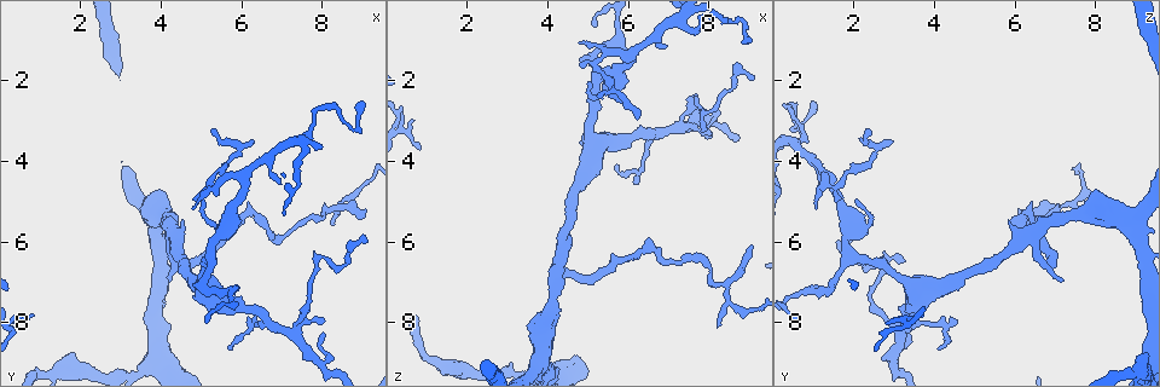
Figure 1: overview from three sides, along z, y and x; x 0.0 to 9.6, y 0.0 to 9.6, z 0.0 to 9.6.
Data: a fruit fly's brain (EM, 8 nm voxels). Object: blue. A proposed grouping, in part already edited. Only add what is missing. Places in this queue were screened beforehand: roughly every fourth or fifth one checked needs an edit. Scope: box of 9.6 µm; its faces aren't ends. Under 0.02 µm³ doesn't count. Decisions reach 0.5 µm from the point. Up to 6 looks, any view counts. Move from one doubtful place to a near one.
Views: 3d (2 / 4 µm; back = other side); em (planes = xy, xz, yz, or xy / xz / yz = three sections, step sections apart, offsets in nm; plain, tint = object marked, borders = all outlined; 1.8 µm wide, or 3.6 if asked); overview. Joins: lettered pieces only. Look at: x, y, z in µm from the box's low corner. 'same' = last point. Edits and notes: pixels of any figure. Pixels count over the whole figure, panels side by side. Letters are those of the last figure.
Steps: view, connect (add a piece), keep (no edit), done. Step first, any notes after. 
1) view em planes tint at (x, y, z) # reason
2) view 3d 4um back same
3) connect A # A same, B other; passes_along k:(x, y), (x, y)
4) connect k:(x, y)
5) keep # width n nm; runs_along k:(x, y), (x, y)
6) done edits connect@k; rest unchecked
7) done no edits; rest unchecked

view 3d 4um at (5.65, 8.60, 4.10) # an open end

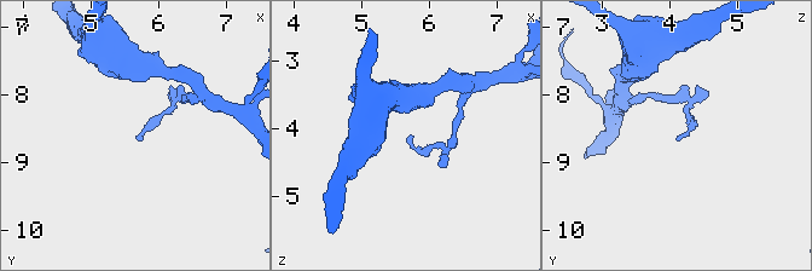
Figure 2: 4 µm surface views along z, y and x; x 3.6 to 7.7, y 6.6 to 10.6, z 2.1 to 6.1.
view em planes plain at (5.65, 8.65, 4.10)

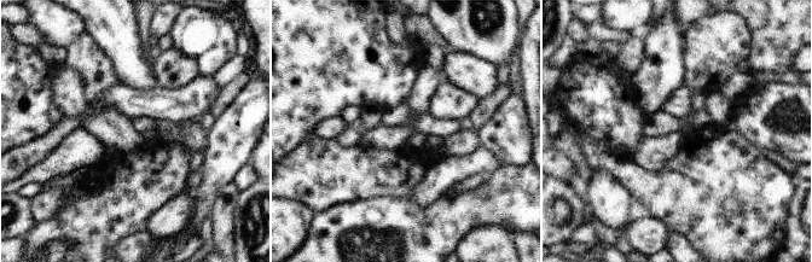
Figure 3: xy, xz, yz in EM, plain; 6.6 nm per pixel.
view em planes borders same # see the neighbours

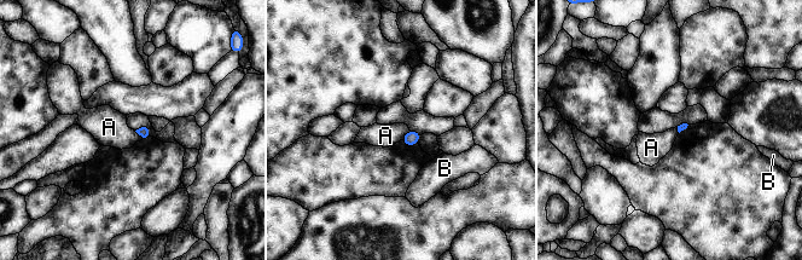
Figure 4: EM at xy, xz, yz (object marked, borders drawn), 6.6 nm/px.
keep # A other, B other; none of them fits

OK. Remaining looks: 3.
view em 3.6um xy step 4 tint at (4.75, 5.10, 1.05) # tapers out

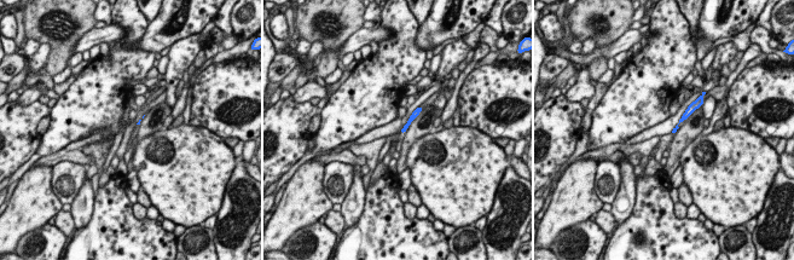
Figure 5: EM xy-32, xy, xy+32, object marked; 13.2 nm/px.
view em 3.6um planes borders same # another direction

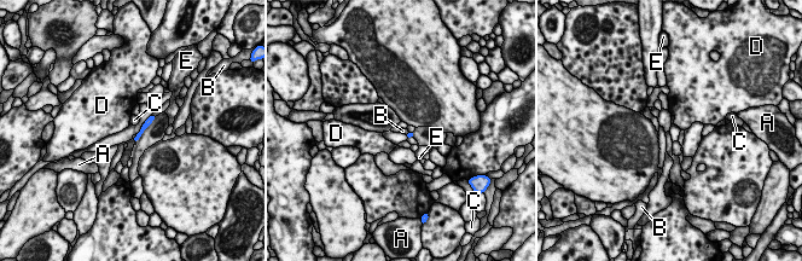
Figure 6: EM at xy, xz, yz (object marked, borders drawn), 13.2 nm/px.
keep # longest_contact B 130 nm; A other, B other, C other, D other, E other; runs_along 6:(152, 116), (135, 139); no lettered piece goes on from it

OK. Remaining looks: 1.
view em planes borders at (8.10, 7.95, 3.30) # free end

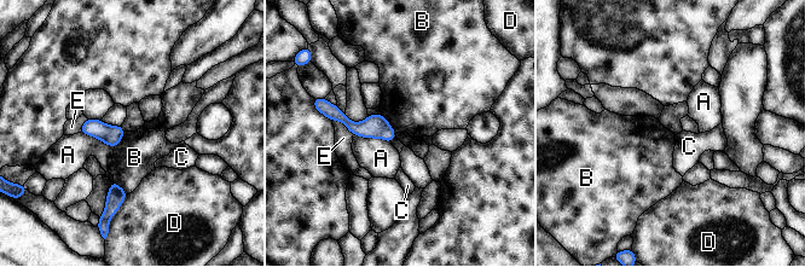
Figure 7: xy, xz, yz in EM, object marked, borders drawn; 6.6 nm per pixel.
keep # A other, B other, C other, D other, E other; no lettered piece goes on from it

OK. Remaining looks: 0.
done no edits; rest unchecked

